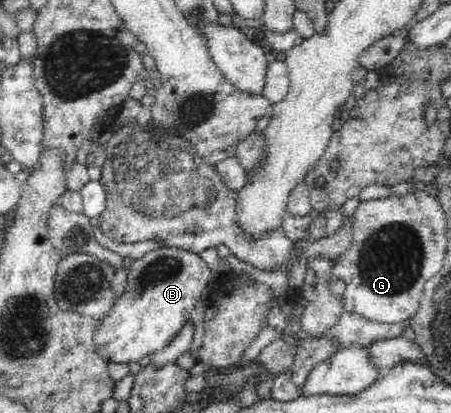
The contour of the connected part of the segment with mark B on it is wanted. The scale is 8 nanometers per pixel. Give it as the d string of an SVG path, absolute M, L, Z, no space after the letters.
M161 247L134 259L128 268L126 292L113 300L93 332L94 351L114 364L140 362L144 356L164 351L181 328L187 326L186 319L196 302L210 290L210 272L200 256L179 247Z

